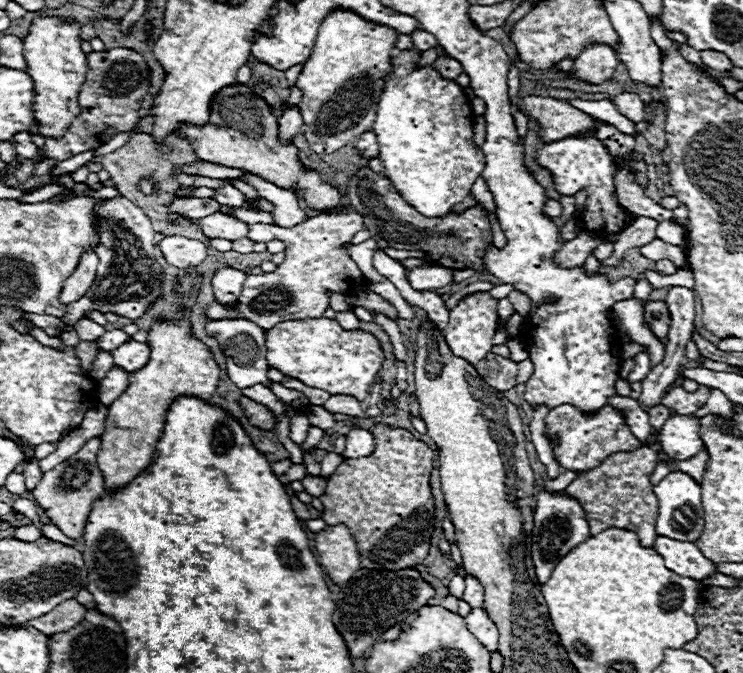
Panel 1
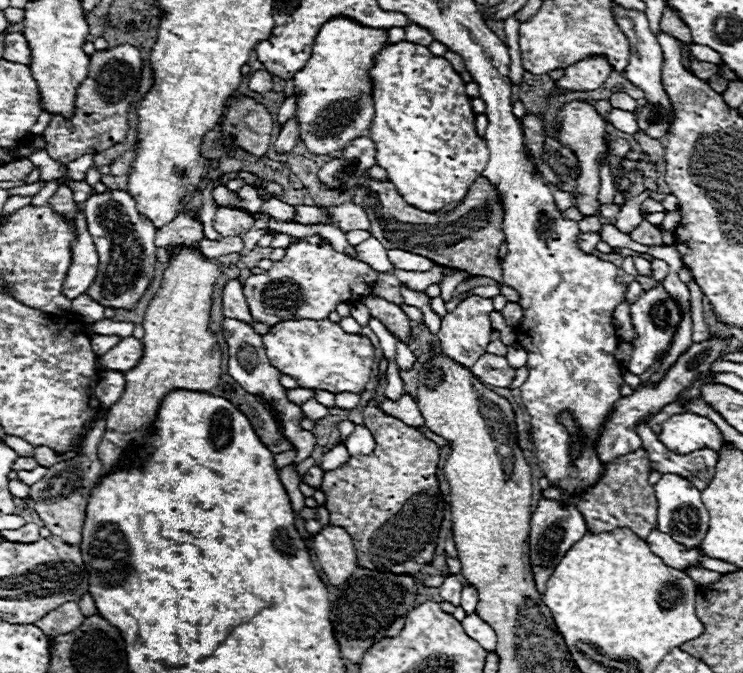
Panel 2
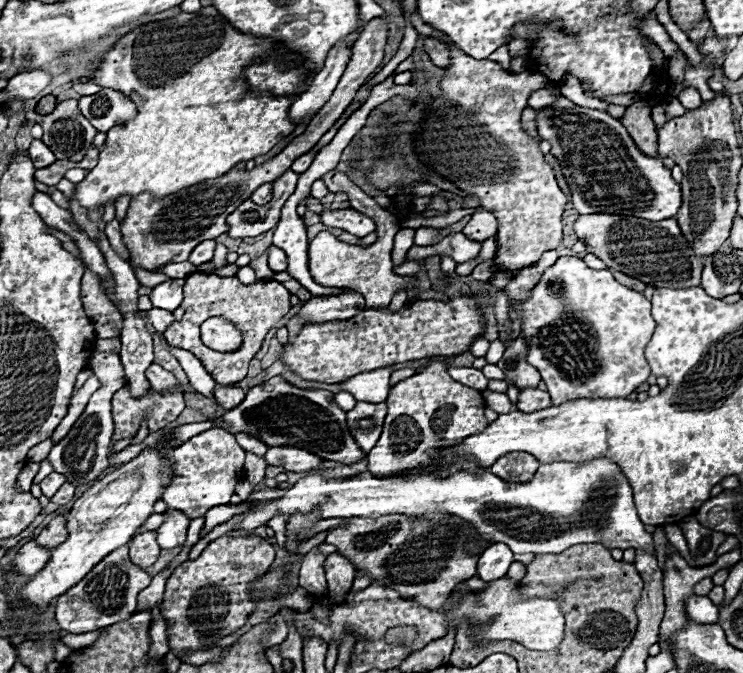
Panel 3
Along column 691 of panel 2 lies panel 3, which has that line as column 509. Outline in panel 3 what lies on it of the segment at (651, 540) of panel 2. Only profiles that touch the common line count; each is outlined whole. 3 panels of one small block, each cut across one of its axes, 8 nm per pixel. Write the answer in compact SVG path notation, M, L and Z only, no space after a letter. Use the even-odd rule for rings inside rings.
M492 544L484 550L484 554L478 560L478 578L488 582L488 580L498 580L500 576L506 576L510 564L514 562L514 554L506 544Z

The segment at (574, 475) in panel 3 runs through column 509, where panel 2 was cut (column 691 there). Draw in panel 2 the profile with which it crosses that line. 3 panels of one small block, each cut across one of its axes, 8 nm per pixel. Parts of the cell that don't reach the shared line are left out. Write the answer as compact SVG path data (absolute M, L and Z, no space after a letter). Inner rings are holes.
M664 474L658 484L654 484L656 500L658 500L658 530L664 534L670 534L676 542L684 546L700 546L708 532L708 510L702 504L700 490L694 488L690 480L678 474Z

